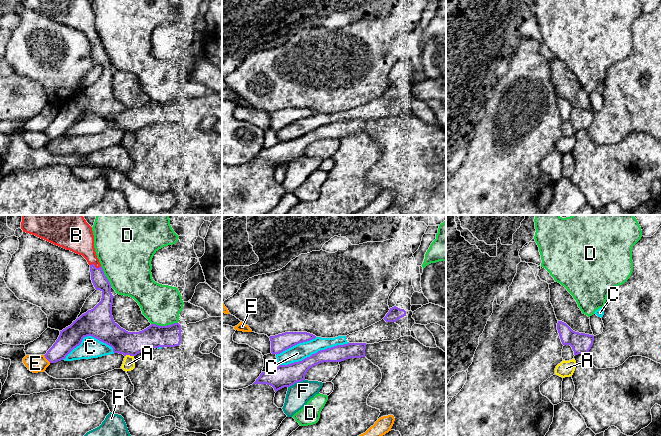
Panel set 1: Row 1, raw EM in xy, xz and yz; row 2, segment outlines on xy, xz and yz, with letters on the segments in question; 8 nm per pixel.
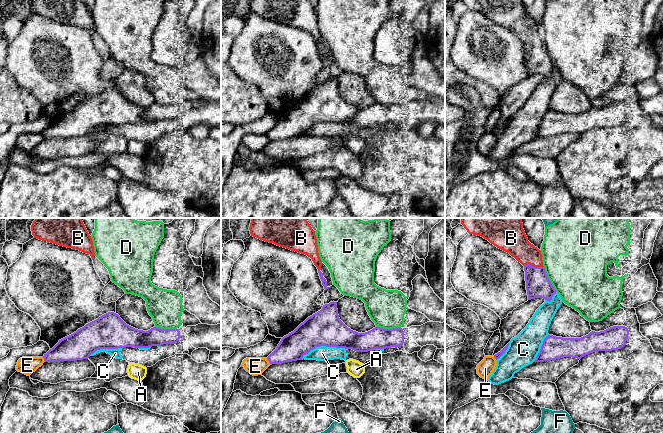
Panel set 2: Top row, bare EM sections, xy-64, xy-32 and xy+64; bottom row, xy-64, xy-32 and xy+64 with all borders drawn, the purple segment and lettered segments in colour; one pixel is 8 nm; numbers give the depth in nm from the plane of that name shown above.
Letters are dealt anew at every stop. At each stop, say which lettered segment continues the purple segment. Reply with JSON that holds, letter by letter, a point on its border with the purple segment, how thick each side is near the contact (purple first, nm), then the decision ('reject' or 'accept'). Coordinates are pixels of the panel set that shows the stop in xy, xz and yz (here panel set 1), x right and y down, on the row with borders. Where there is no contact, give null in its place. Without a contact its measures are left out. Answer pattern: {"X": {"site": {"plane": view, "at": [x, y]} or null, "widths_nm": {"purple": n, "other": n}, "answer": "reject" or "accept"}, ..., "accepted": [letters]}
{"A": {"site": {"plane": "xy", "at": [129, 354]}, "widths_nm": {"purple": 190, "other": 100}, "answer": "accept"}, "B": {"site": {"plane": "xy", "at": [94, 266]}, "widths_nm": {"purple": 120, "other": 220}, "answer": "accept"}, "C": {"site": {"plane": "xz", "at": [313, 354]}, "widths_nm": {"purple": 160, "other": 130}, "answer": "reject"}, "D": {"site": {"plane": "xy", "at": [164, 326]}, "widths_nm": {"purple": 190, "other": 320}, "answer": "reject"}, "E": {"site": {"plane": "xy", "at": [47, 359]}, "widths_nm": {"purple": 170, "other": 140}, "answer": "reject"}, "F": {"site": {"plane": "xz", "at": [296, 382]}, "widths_nm": {"purple": 180, "other": 180}, "answer": "reject"}, "accepted": ["A", "B"]}

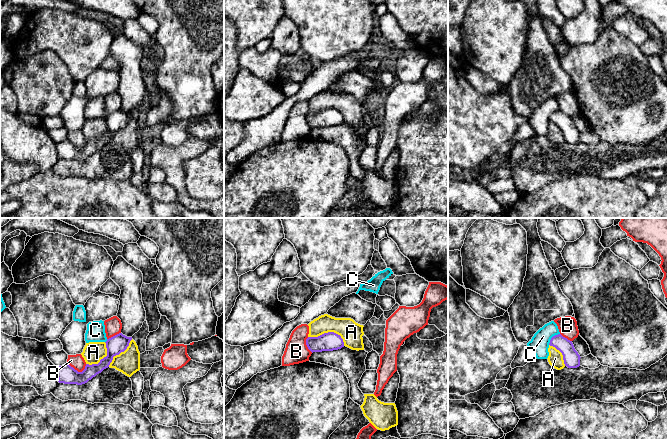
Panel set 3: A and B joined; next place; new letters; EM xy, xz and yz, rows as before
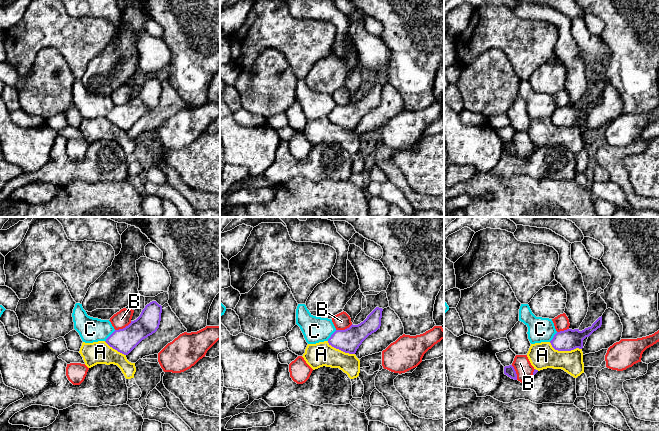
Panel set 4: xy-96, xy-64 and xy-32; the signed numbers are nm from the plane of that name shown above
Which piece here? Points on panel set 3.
{"A": {"site": {"plane": "xz", "at": [329, 332]}, "widths_nm": {"purple": 150, "other": 180}, "answer": "reject"}, "B": {"site": {"plane": "xy", "at": [76, 370]}, "widths_nm": {"purple": 150, "other": 110}, "answer": "reject"}, "C": {"site": {"plane": "yz", "at": [552, 337]}, "widths_nm": {"purple": 130, "other": 160}, "answer": "reject"}, "accepted": []}

